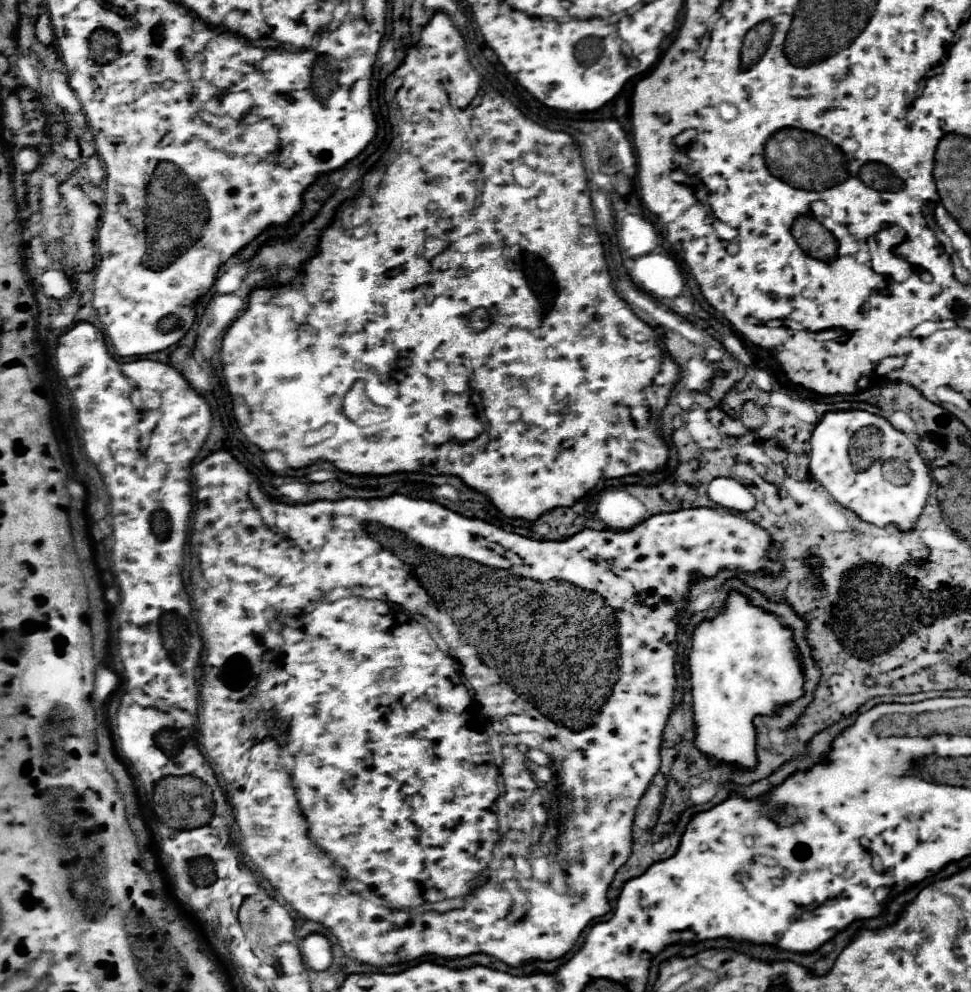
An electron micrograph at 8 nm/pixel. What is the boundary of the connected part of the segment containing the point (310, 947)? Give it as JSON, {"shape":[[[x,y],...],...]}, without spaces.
{"shape":[[[311,933],[309,937],[305,937],[301,941],[301,955],[309,969],[313,969],[313,971],[329,969],[329,965],[333,961],[331,941],[321,933]]]}

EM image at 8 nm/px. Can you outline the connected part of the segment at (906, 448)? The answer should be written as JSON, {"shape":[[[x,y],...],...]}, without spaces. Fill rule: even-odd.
{"shape":[[[859,409],[829,411],[819,419],[811,435],[809,469],[811,469],[811,475],[843,507],[855,511],[861,519],[873,525],[885,527],[893,523],[901,531],[913,529],[913,521],[921,515],[931,487],[929,467],[919,455],[913,441],[905,433],[897,431],[885,417],[869,413],[869,411],[859,411]],[[851,437],[857,451],[853,453],[853,457],[851,457]],[[879,439],[885,439],[885,443]],[[899,455],[905,455],[905,463],[909,469],[903,469],[899,461],[887,461]],[[857,459],[869,459],[869,465],[861,469],[859,467],[861,463],[855,463]]]}

